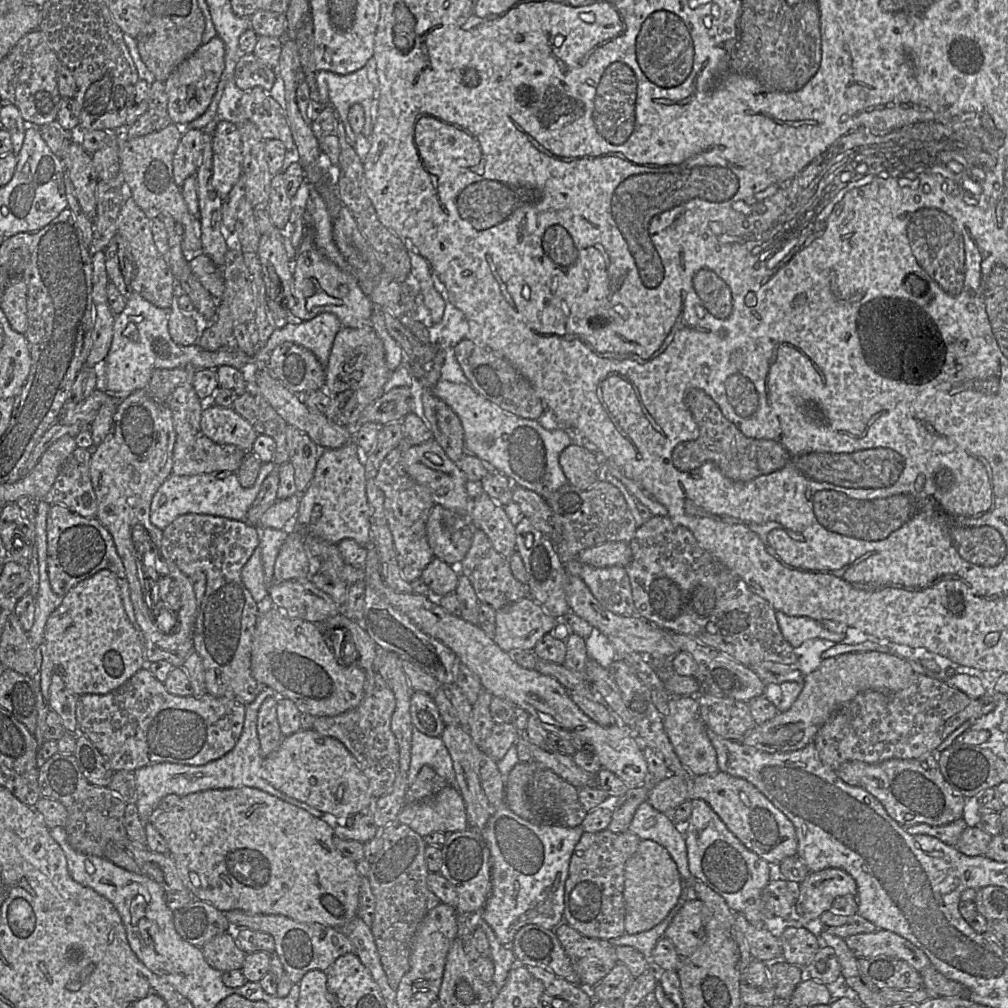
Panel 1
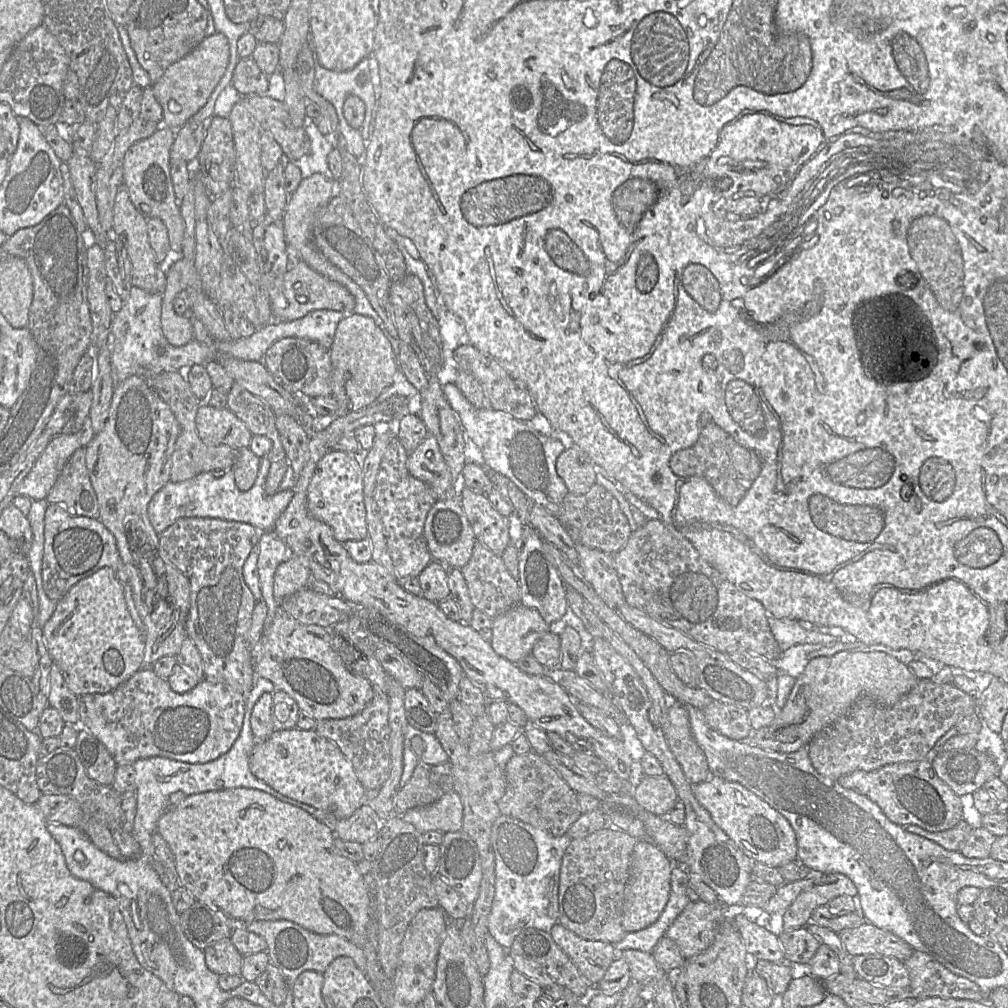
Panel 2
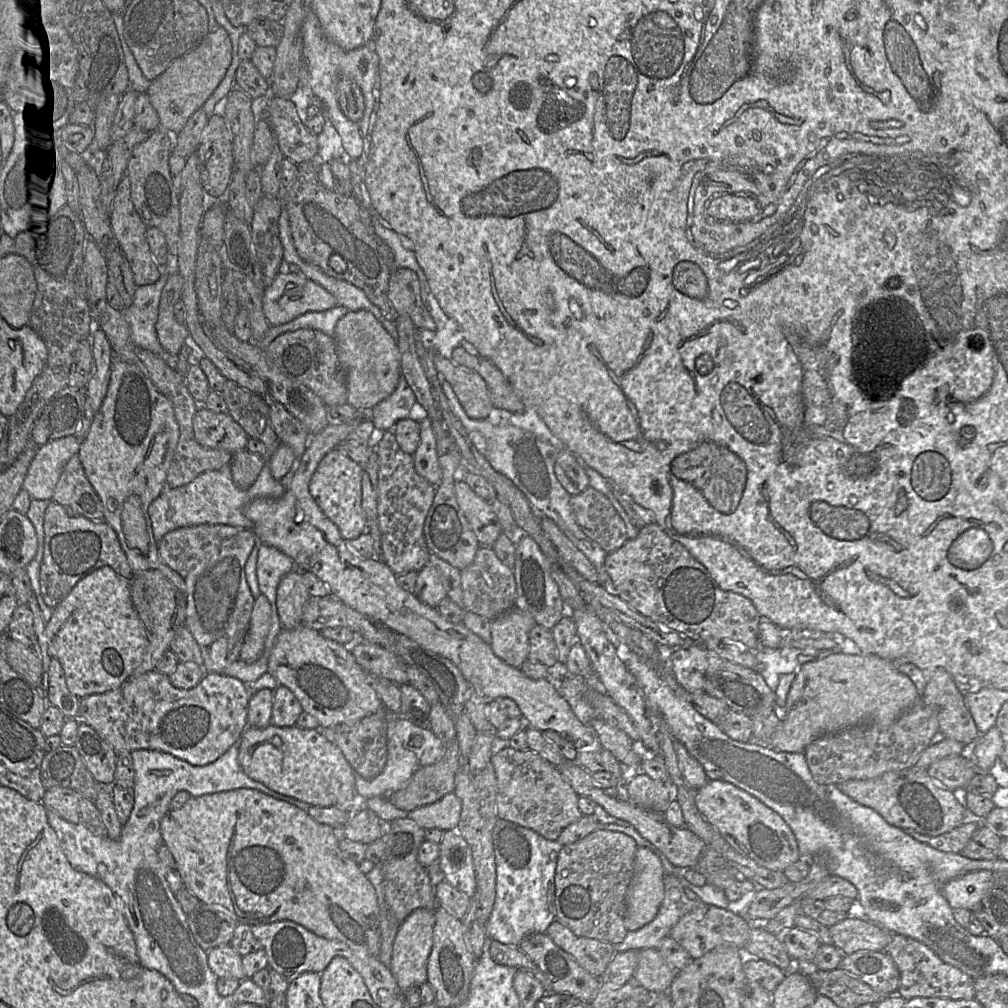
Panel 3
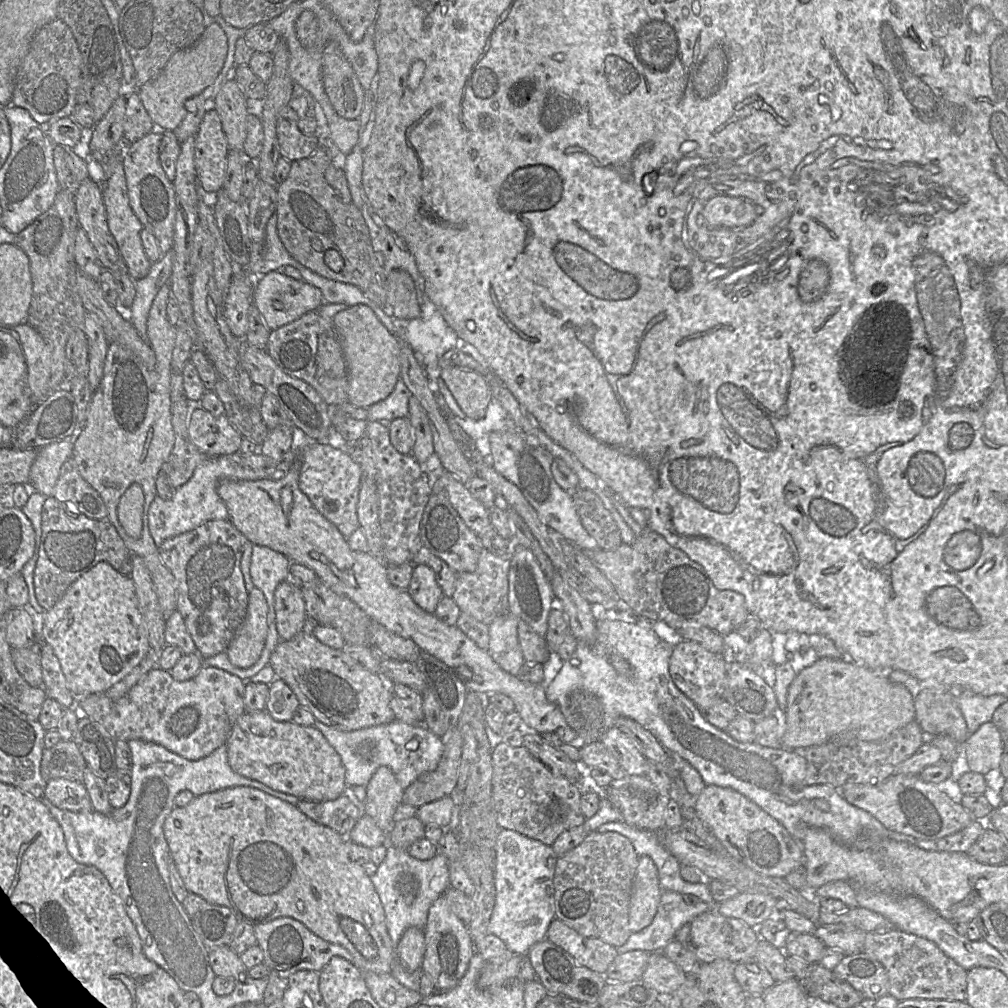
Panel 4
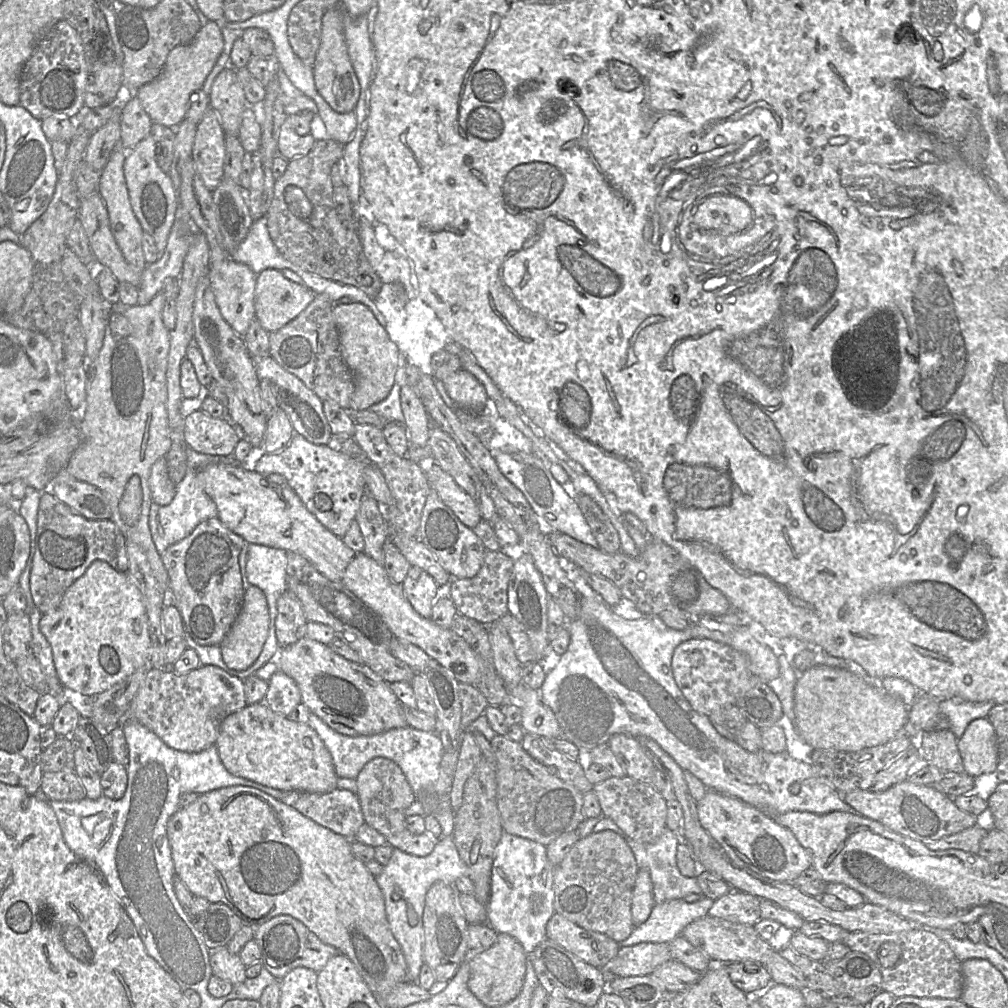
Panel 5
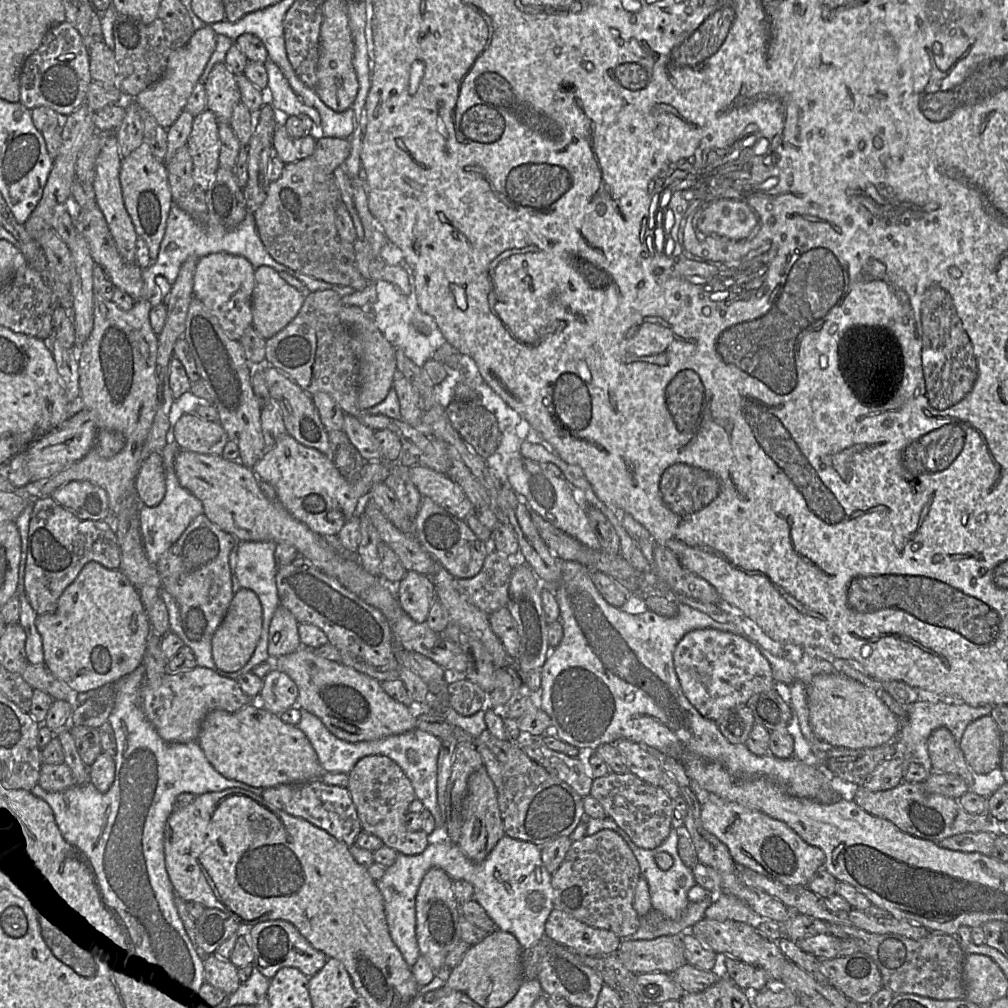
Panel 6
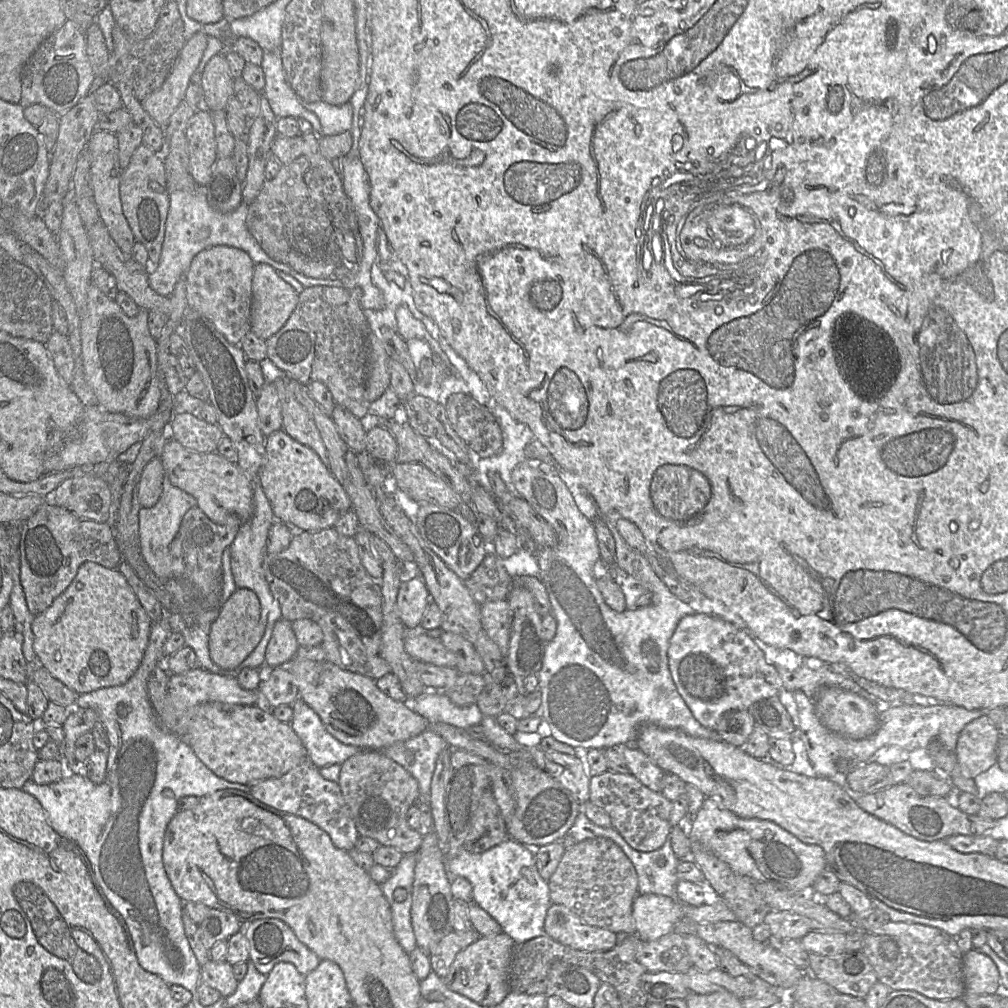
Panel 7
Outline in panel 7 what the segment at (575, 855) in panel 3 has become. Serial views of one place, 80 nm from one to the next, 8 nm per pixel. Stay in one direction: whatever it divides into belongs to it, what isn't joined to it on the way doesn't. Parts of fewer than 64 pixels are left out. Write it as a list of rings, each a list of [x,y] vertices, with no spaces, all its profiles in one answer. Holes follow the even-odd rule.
[[[592,838],[568,848],[548,886],[552,903],[564,905],[588,925],[614,932],[618,943],[636,933],[632,905],[639,894],[637,873],[630,859],[612,840]]]

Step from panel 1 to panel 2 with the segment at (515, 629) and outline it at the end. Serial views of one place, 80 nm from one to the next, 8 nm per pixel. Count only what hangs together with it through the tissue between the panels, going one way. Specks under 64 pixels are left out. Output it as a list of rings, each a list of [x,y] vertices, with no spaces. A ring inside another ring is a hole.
[[[519,603],[492,619],[490,643],[498,655],[516,664],[549,630],[550,625],[536,609]]]

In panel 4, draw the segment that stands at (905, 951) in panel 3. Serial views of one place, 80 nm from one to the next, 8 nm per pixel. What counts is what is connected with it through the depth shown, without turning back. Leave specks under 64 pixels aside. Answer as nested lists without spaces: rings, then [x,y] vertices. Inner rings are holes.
[[[898,929],[884,933],[867,932],[863,952],[884,966],[889,979],[888,994],[898,1001],[914,998],[957,1001],[966,999],[967,971],[925,938]]]

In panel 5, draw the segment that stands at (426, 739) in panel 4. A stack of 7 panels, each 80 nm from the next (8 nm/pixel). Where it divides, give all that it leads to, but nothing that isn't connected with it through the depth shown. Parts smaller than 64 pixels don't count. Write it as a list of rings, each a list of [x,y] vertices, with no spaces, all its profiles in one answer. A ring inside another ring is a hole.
[[[310,713],[307,724],[317,732],[329,750],[338,777],[356,779],[367,762],[376,757],[384,757],[394,761],[401,768],[417,799],[430,799],[430,794],[426,794],[426,788],[438,779],[444,752],[442,741],[436,732],[406,726],[374,735],[348,736],[333,730],[313,713]]]

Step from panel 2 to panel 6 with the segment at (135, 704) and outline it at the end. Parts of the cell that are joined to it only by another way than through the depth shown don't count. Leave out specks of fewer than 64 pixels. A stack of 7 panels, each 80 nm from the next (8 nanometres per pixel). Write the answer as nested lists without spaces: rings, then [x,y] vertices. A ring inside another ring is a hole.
[[[196,666],[189,671],[166,672],[157,679],[147,679],[141,689],[141,707],[158,735],[167,742],[196,742],[202,722],[213,710],[234,712],[252,702],[237,680],[216,671]]]

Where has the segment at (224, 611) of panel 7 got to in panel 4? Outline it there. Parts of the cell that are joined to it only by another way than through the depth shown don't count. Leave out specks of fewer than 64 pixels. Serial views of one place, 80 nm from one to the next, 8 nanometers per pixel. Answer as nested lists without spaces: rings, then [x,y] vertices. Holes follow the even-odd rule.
[[[254,587],[248,592],[245,618],[225,651],[234,666],[247,669],[259,659],[268,634],[268,610],[264,593]]]

